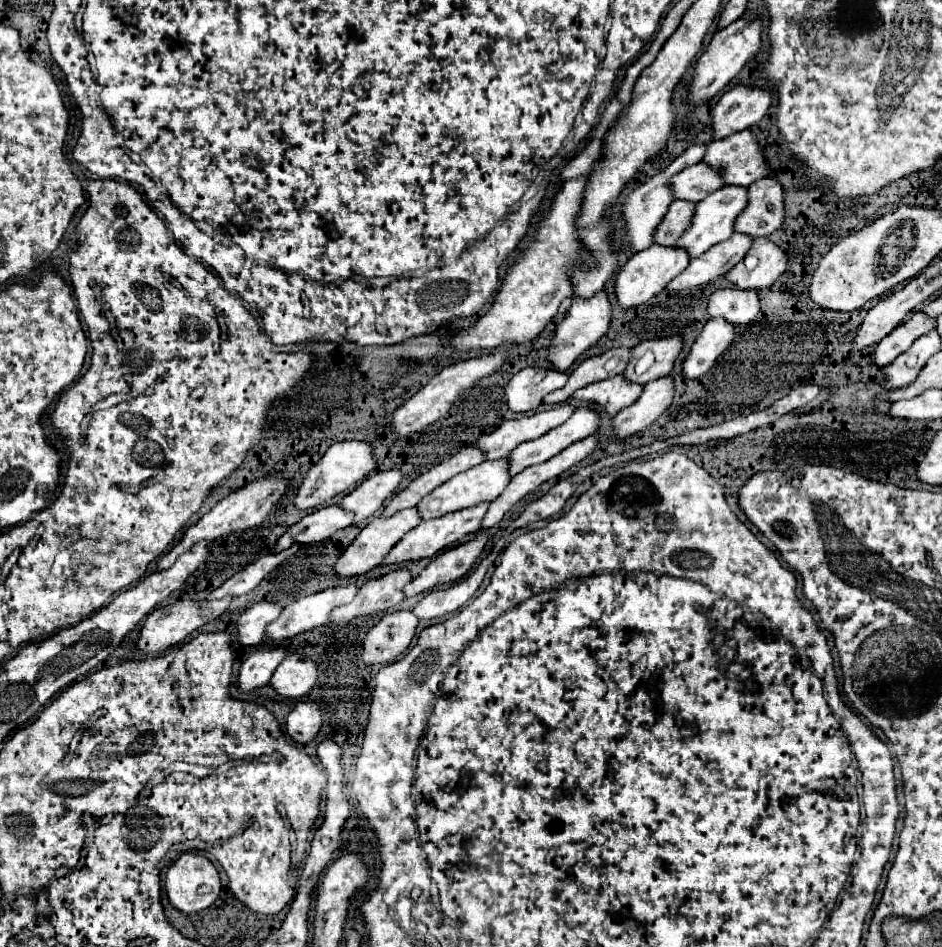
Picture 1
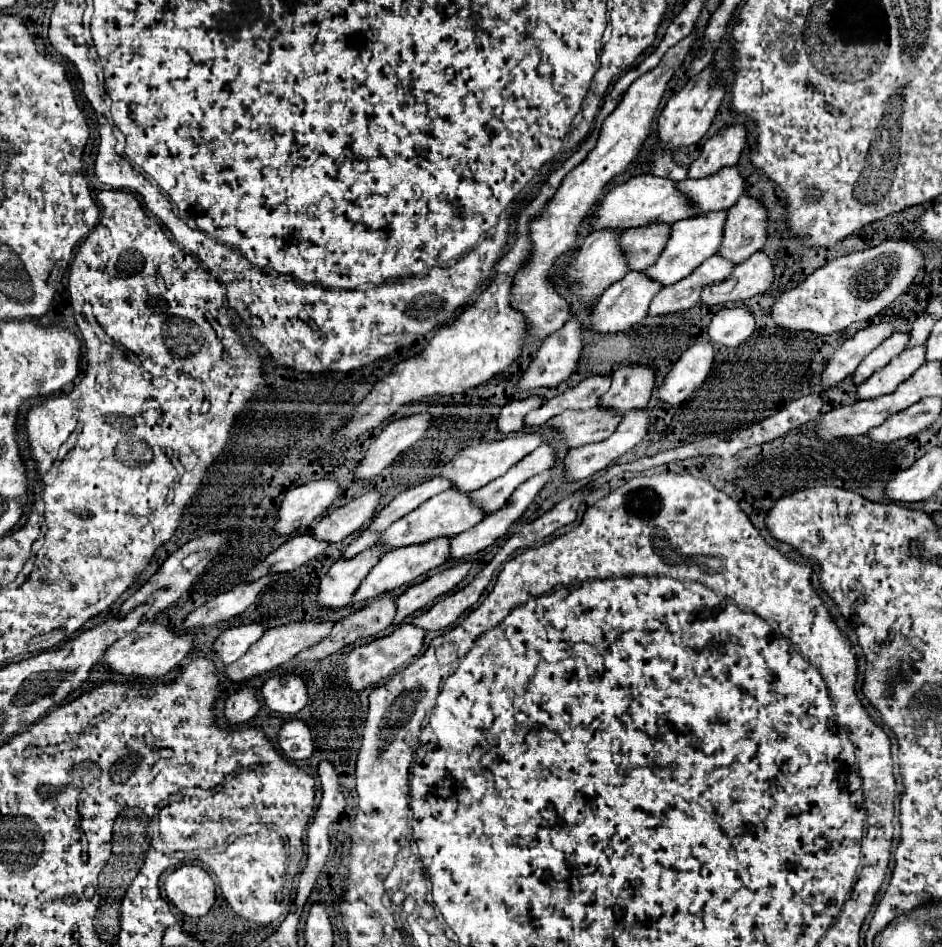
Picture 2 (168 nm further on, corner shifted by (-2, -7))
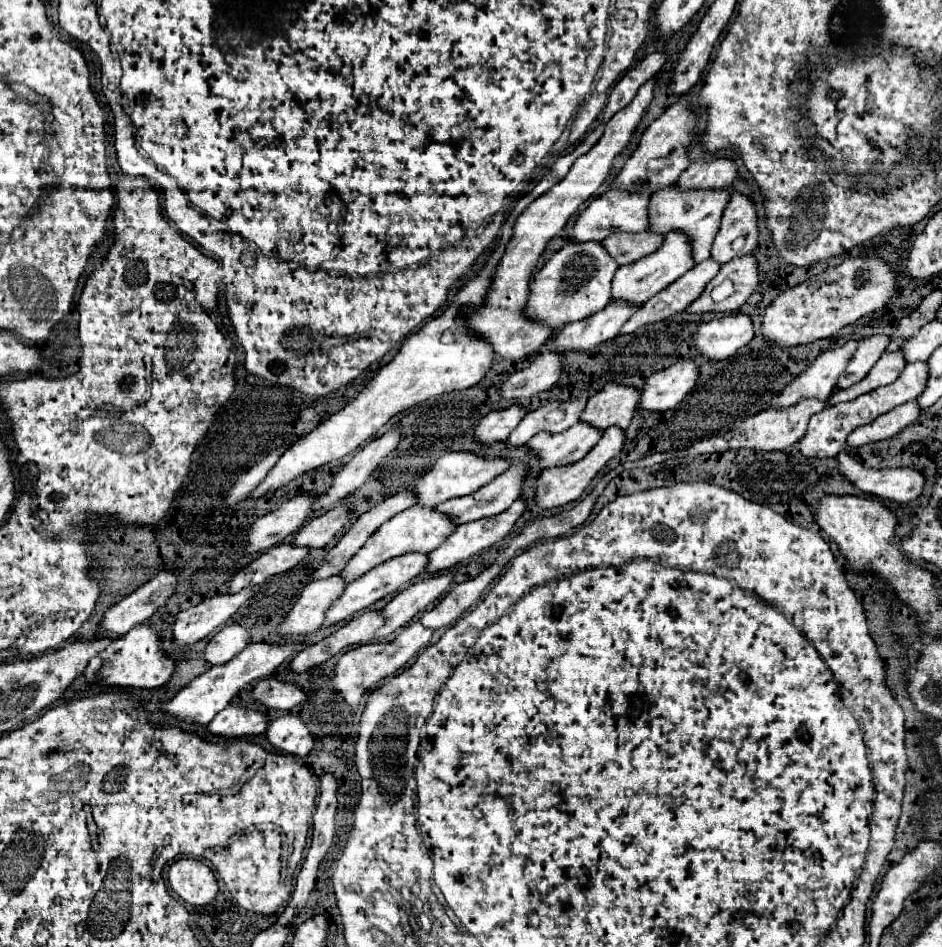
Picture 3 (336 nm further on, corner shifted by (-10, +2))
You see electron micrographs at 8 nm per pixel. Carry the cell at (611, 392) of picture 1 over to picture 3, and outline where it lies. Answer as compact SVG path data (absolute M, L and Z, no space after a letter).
M579 421L575 427L569 427L559 435L547 435L547 431L541 431L529 439L527 447L537 455L541 469L547 469L583 459L583 455L595 447L601 435L603 431L595 431L595 427L587 427L587 423Z

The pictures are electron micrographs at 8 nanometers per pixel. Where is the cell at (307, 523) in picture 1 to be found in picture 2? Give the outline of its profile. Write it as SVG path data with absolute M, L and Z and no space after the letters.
M311 534L291 536L283 546L271 552L261 564L251 568L249 574L245 576L245 582L255 582L261 576L267 576L271 572L293 572L295 568L319 556L327 546L329 546L327 542L315 540Z

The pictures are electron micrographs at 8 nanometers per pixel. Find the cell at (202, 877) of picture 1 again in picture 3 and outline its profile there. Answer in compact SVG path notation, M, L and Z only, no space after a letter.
M177 859L167 873L171 889L189 905L207 905L215 899L219 887L213 871L199 859Z

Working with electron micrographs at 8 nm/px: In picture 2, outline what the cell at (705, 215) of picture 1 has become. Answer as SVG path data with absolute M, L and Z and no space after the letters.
M715 212L715 216L693 216L679 220L671 226L669 240L655 264L651 264L643 274L663 286L671 286L679 282L681 278L689 276L697 266L701 266L707 258L715 254L715 248L719 248L719 240L723 240L723 216L727 212Z

